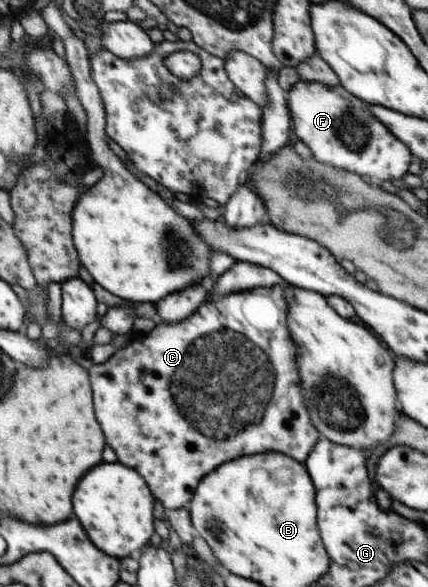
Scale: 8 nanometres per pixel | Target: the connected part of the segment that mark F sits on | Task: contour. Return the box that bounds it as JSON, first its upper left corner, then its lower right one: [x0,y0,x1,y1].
[286,79,411,184]

